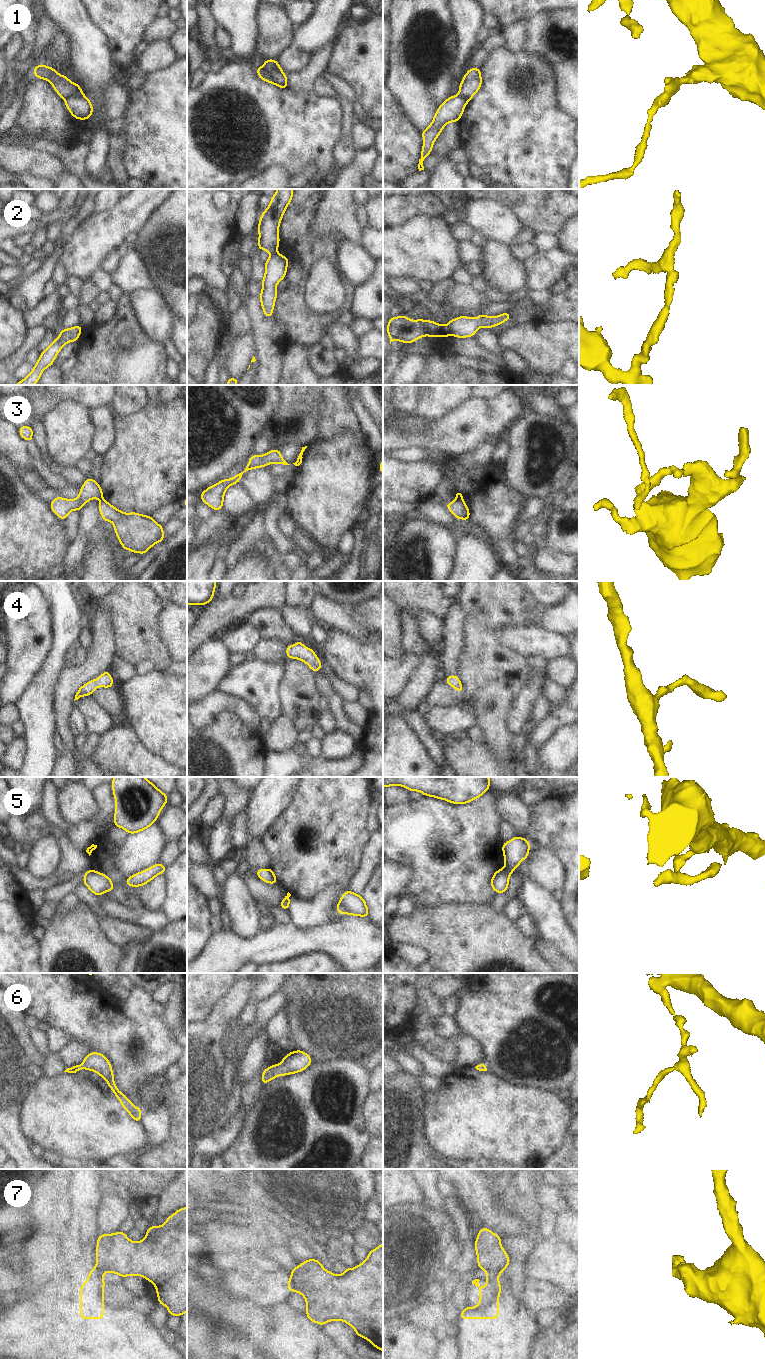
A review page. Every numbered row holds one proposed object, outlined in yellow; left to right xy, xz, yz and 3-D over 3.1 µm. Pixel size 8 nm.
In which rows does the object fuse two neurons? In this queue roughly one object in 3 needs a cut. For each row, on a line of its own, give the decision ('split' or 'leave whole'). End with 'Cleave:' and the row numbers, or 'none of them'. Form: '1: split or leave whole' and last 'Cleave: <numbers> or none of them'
1: split
2: split
3: split
4: leave whole
5: split
6: leave whole
7: split
Cleave: 1, 2, 3, 5, 7

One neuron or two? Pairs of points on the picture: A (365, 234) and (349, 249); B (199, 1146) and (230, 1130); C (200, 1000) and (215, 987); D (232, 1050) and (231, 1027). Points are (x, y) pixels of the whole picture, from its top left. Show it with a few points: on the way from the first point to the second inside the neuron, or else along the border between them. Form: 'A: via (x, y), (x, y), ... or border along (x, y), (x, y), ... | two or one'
A: border along (359, 244), (372, 258) | two
B: via (207, 1145), (214, 1144), (222, 1137) | one
C: via (204, 996), (211, 989) | one
D: via (232, 1044), (232, 1033) | one

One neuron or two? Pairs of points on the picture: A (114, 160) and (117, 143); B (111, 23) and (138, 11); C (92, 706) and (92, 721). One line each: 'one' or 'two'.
A: one
B: one
C: one

